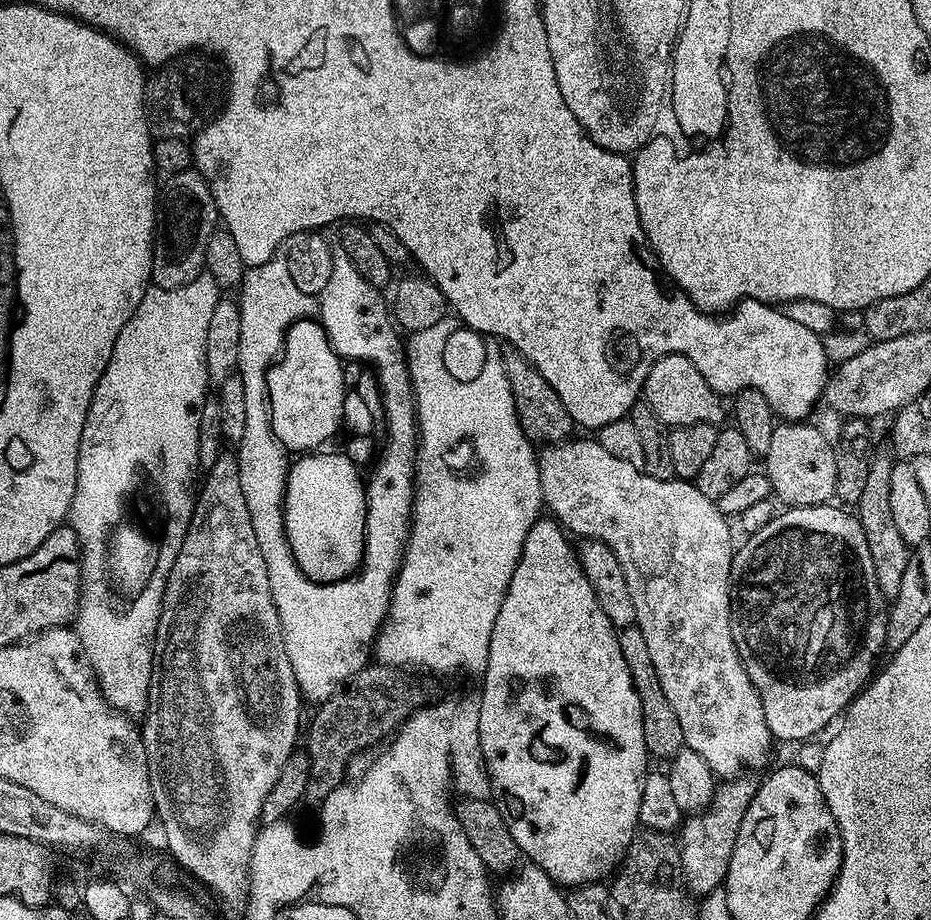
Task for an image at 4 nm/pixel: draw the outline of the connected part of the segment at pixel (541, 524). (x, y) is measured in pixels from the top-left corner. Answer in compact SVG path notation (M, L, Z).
M541 518L530 526L530 534L526 534L526 542L518 558L518 566L514 566L514 574L510 578L508 600L502 606L499 622L494 626L491 651L493 669L486 678L484 717L480 720L480 729L484 732L486 763L492 764L494 790L490 793L491 799L502 818L508 821L510 834L521 853L560 886L579 886L603 881L604 875L608 871L609 875L623 860L632 837L637 835L641 827L642 786L644 777L650 771L648 747L642 734L642 702L630 678L630 666L626 666L626 658L622 658L618 630L612 625L610 618L606 618L606 610L602 610L594 594L594 586L590 586L584 567L580 564L577 549L574 544L572 548L571 542L573 543L569 533L555 519Z

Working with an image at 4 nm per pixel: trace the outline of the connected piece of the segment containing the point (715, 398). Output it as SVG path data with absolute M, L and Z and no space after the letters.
M669 352L662 358L658 358L654 362L654 366L650 366L650 374L646 374L644 379L642 400L663 424L667 424L672 428L681 428L691 424L714 424L720 426L726 420L726 404L720 401L723 400L721 393L715 392L712 384L706 382L706 378L702 374L698 374L698 366L694 366L694 362L690 362L690 358L686 358L680 352Z

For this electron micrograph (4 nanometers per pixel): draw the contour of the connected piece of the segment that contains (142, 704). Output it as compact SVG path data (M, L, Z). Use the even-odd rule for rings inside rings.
M153 582L136 596L138 597L138 614L129 614L126 611L126 618L120 618L120 613L113 614L107 611L99 601L93 604L81 590L79 610L72 626L73 631L78 634L80 645L84 647L84 655L92 668L96 683L100 686L100 692L113 708L129 718L143 717L148 708L148 691L152 681L152 654L156 642L156 631L161 621L160 608L164 604L163 583Z

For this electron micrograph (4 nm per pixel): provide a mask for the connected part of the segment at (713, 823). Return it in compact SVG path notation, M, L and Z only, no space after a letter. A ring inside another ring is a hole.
M742 779L721 783L712 793L704 816L692 816L689 820L687 817L678 829L680 869L684 871L684 883L693 897L709 896L723 885L726 878L730 858L734 854L736 832L757 789L755 783Z

